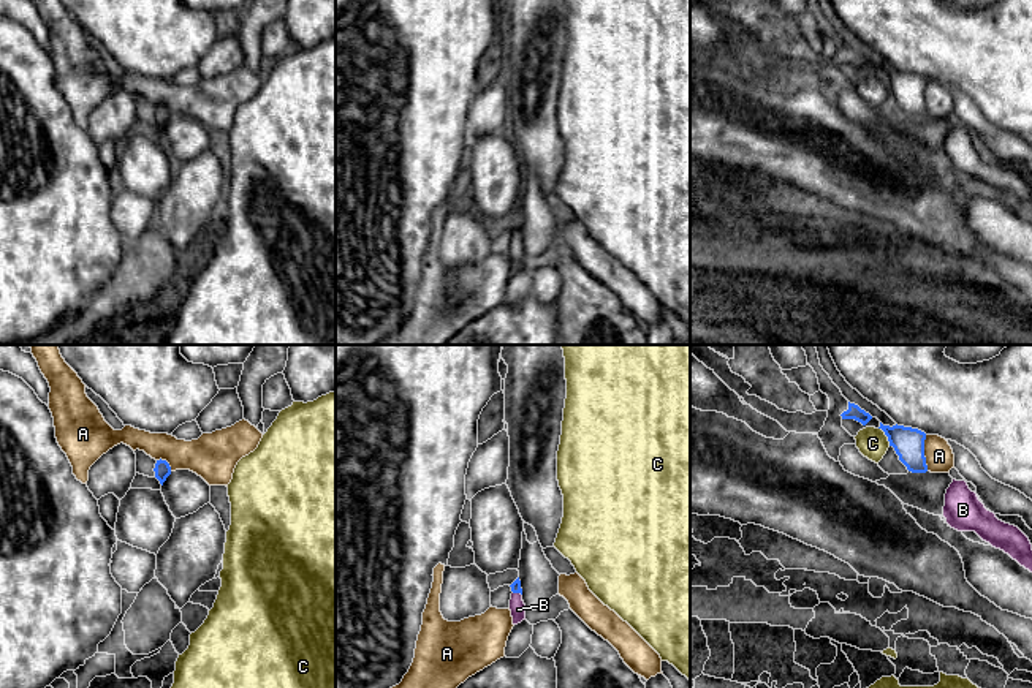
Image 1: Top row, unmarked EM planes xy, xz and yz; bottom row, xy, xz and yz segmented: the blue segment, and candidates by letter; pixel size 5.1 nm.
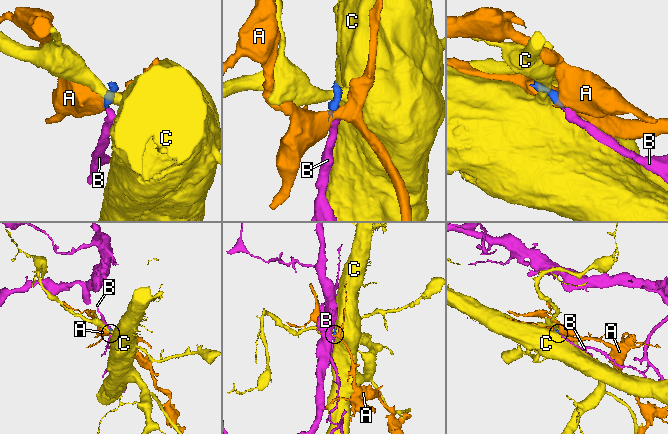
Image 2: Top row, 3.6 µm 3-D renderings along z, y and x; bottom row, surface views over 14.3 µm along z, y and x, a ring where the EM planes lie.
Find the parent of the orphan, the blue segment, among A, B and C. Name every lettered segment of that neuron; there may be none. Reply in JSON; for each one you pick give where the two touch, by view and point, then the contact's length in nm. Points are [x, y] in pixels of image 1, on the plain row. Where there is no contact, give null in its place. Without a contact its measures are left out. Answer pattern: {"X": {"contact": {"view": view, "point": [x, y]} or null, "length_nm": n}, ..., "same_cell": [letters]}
{"B": {"contact": {"view": "xz", "point": [518, 238]}, "length_nm": 50}, "same_cell": ["B"]}

